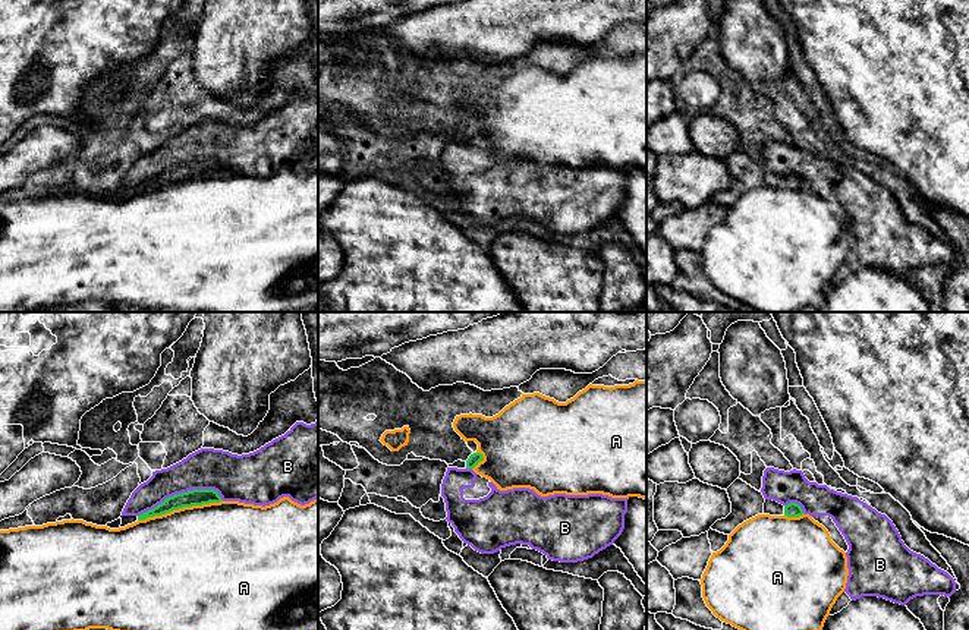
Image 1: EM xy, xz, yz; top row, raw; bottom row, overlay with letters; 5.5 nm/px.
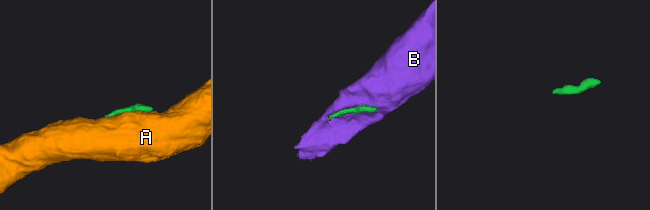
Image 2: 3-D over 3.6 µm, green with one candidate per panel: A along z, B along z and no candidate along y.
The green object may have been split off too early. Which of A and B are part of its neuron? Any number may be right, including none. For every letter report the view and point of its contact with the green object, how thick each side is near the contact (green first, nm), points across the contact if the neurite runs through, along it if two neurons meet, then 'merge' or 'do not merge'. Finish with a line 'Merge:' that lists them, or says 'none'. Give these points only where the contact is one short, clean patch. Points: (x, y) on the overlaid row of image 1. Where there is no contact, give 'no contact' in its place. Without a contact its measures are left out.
A: contact xy (179, 507); calibres 100 and 480 nm; do not merge
B: contact xy (182, 493); calibres 100 and 220 nm; do not merge
Merge: none

